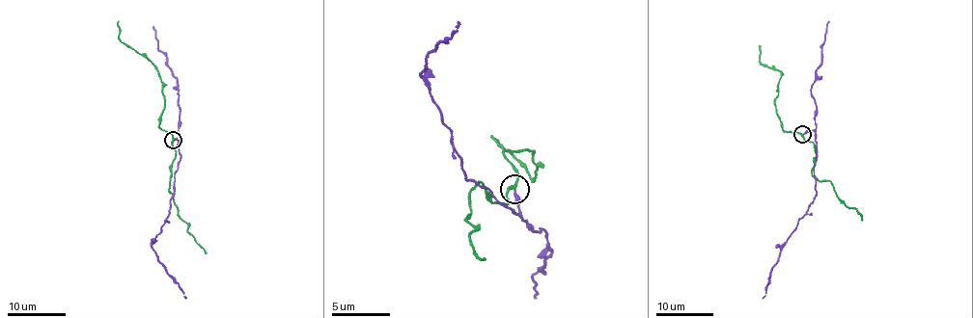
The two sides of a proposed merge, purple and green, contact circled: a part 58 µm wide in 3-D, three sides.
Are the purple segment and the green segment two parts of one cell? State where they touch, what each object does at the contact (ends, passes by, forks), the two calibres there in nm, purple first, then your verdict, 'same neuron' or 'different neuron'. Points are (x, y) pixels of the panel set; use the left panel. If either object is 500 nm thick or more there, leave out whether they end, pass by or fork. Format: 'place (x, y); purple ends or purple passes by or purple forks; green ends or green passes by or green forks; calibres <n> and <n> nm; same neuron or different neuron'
place (173, 140); purple ends; green passes by; calibres 280 and 220 nm; different neuron

